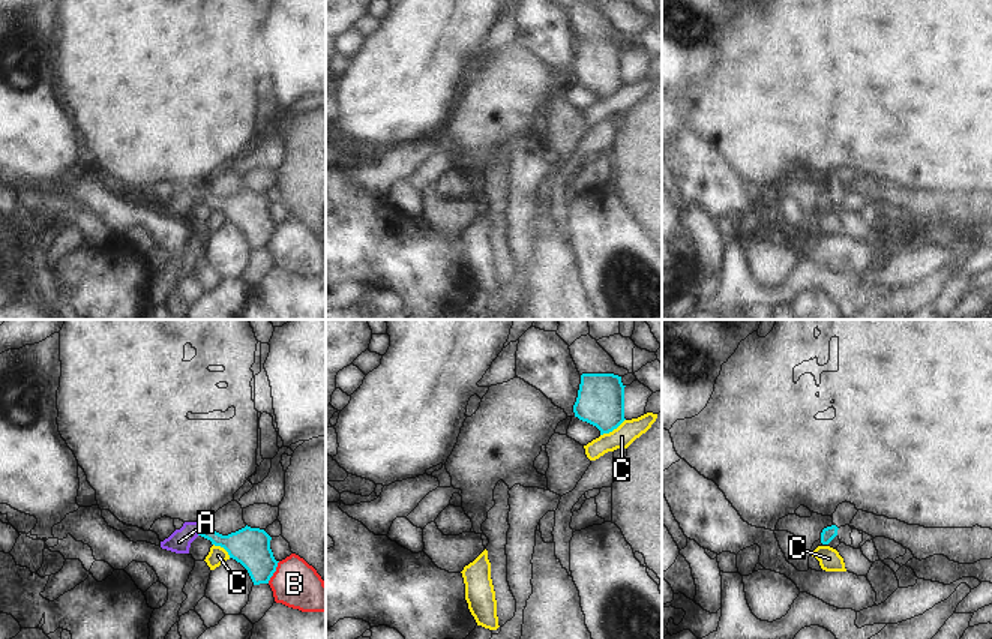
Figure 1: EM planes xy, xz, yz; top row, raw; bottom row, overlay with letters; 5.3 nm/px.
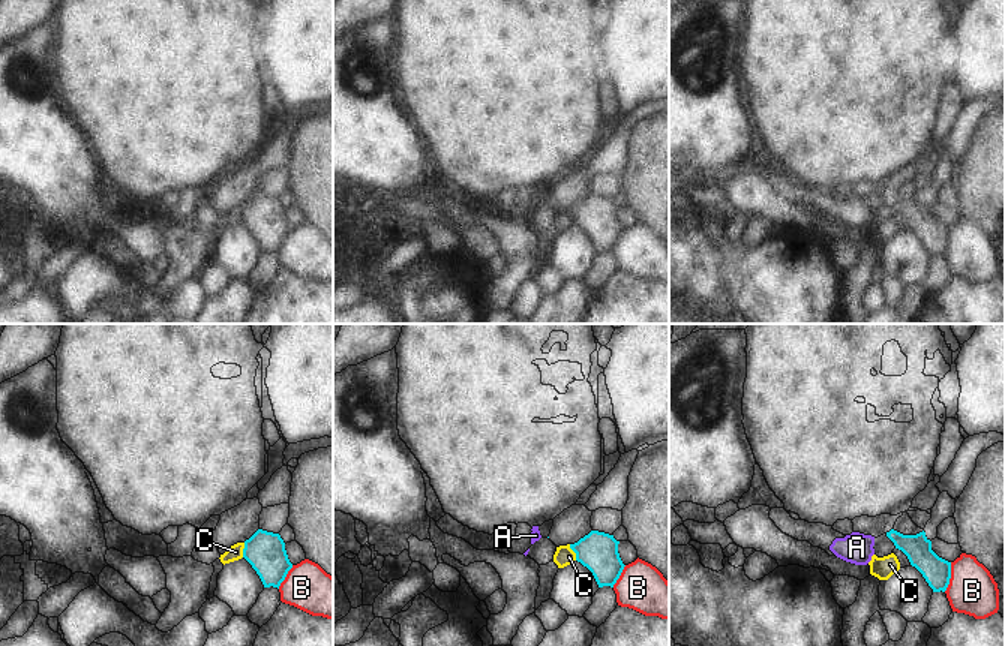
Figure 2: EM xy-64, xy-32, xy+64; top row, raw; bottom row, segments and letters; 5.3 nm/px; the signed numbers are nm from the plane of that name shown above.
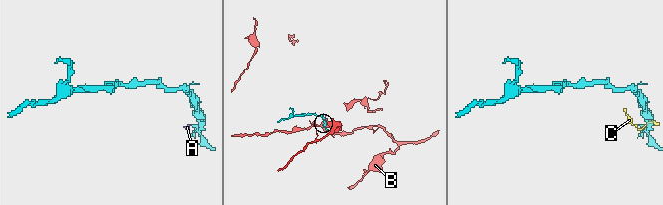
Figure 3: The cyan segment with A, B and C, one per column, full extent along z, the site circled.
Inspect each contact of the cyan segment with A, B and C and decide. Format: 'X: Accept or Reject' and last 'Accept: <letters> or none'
A: Accept
B: Reject
C: Reject
Accept: A.

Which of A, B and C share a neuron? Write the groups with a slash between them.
A / B / C

